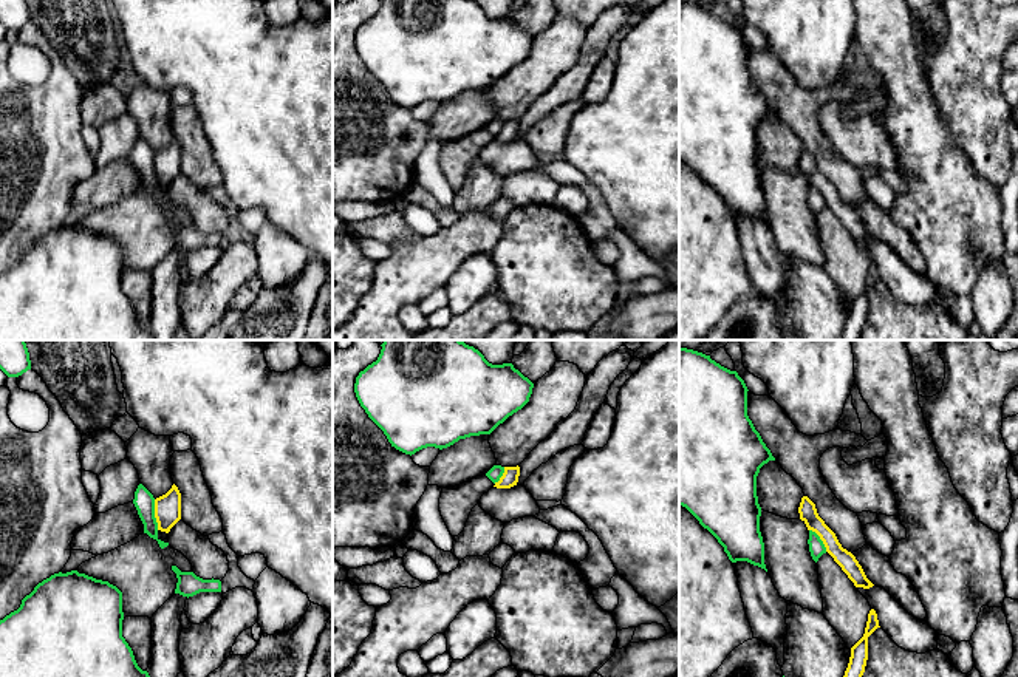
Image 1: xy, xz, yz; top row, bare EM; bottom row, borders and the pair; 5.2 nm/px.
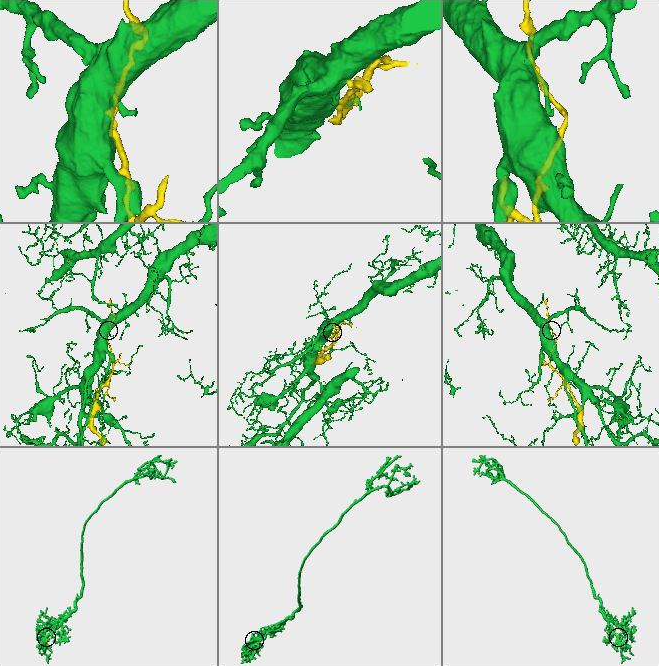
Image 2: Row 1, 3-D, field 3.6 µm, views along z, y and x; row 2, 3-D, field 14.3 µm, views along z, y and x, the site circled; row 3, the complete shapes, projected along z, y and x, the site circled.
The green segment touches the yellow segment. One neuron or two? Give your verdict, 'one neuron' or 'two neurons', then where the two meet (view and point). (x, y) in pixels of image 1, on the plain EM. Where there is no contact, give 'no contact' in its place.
two neurons | xy (153, 169)

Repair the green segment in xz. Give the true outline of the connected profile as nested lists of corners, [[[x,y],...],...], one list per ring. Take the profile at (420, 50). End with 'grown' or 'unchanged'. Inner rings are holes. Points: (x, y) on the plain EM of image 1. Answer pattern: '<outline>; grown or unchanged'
[[[382,0],[376,15],[359,26],[354,46],[391,100],[405,107],[447,102],[470,90],[490,88],[521,63],[534,37],[512,17],[492,19],[473,0]]]; unchanged

